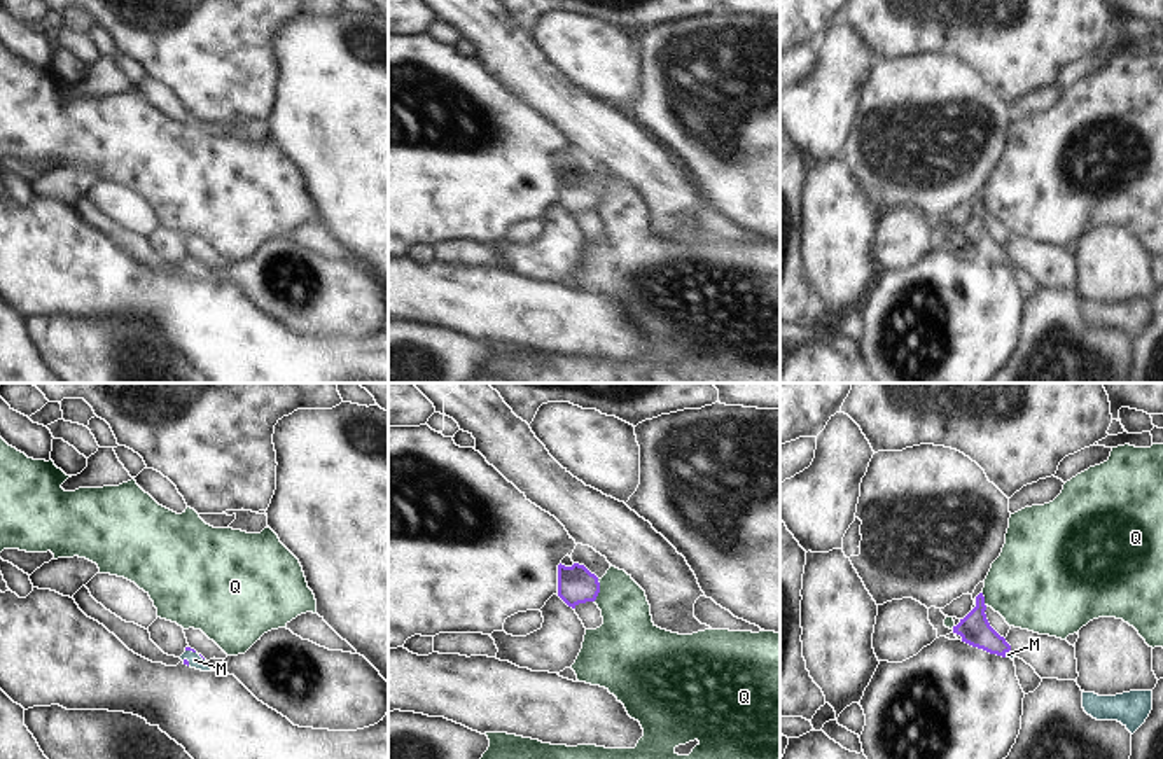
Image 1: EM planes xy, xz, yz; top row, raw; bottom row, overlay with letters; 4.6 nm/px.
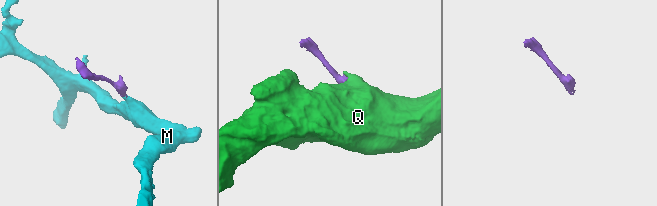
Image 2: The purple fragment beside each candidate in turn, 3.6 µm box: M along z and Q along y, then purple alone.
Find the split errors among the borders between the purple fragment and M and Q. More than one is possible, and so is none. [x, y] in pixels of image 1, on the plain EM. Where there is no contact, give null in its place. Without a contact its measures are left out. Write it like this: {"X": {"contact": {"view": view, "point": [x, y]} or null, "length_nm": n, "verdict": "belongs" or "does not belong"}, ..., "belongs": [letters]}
{"M": {"contact": {"view": "xy", "point": [191, 257]}, "length_nm": 50, "verdict": "belongs"}, "Q": {"contact": {"view": "xz", "point": [598, 198]}, "length_nm": 110, "verdict": "does not belong"}, "belongs": ["M"]}

